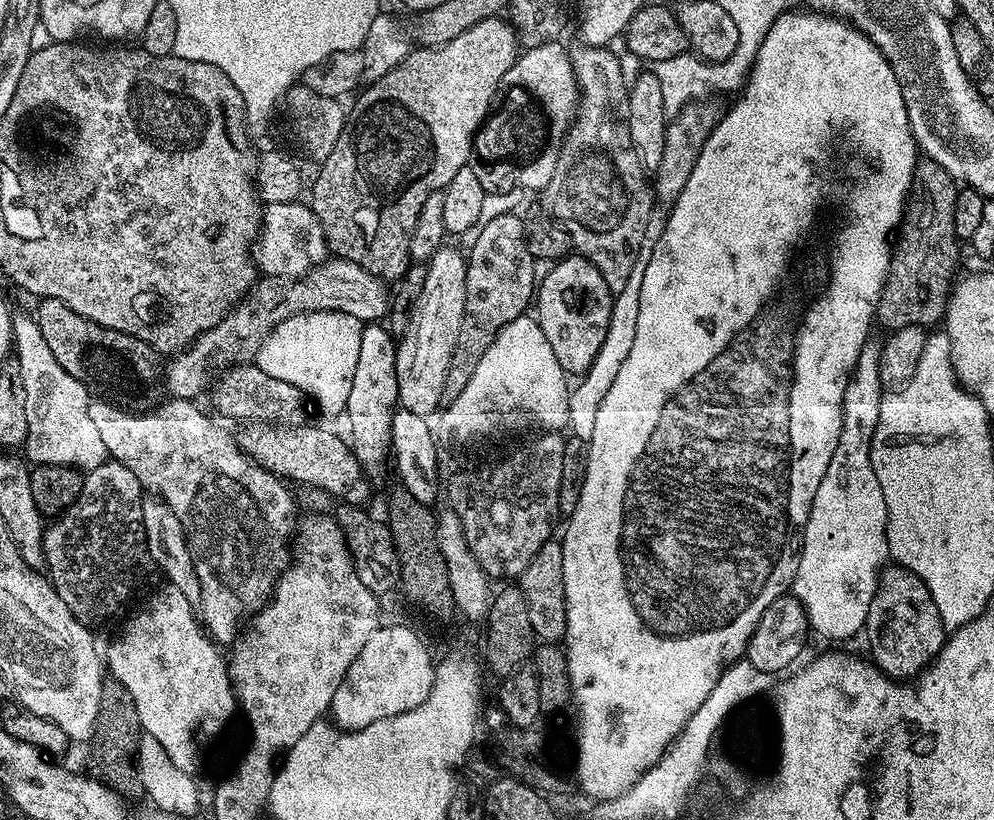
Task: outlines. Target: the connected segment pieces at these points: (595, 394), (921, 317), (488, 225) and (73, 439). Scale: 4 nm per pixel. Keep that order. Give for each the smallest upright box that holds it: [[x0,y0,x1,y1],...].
[[568,206,669,442],[876,158,962,330],[442,212,538,405],[12,311,109,470]]

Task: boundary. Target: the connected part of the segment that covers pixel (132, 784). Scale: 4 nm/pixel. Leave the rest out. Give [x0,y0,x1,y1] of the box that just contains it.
[90,679,144,798]

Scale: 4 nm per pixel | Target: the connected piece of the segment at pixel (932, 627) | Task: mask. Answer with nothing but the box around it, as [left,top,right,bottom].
[863,566,946,682]

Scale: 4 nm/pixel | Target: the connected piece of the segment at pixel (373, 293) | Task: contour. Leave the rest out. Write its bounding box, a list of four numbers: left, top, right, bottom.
[162,258,390,400]

